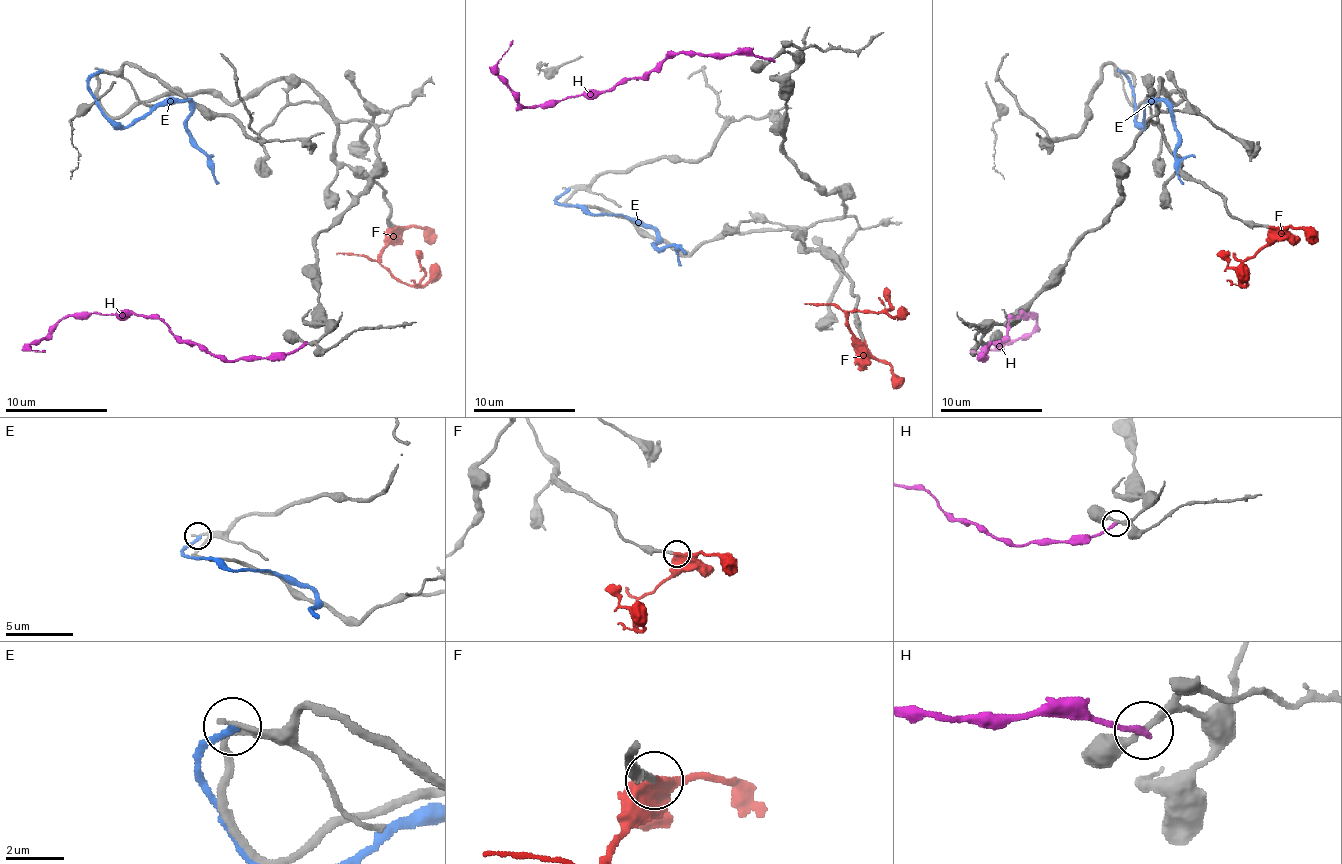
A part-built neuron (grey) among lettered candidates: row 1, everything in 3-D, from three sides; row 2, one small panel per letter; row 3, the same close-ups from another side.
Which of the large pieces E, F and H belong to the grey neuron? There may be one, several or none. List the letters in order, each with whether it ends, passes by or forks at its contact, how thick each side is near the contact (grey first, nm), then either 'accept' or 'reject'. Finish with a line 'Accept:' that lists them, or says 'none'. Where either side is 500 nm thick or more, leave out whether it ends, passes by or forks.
E: it ends | 120/240 nm | reject
F: 220/600 nm | accept
H: it ends | 240/260 nm | reject
Accept: F

